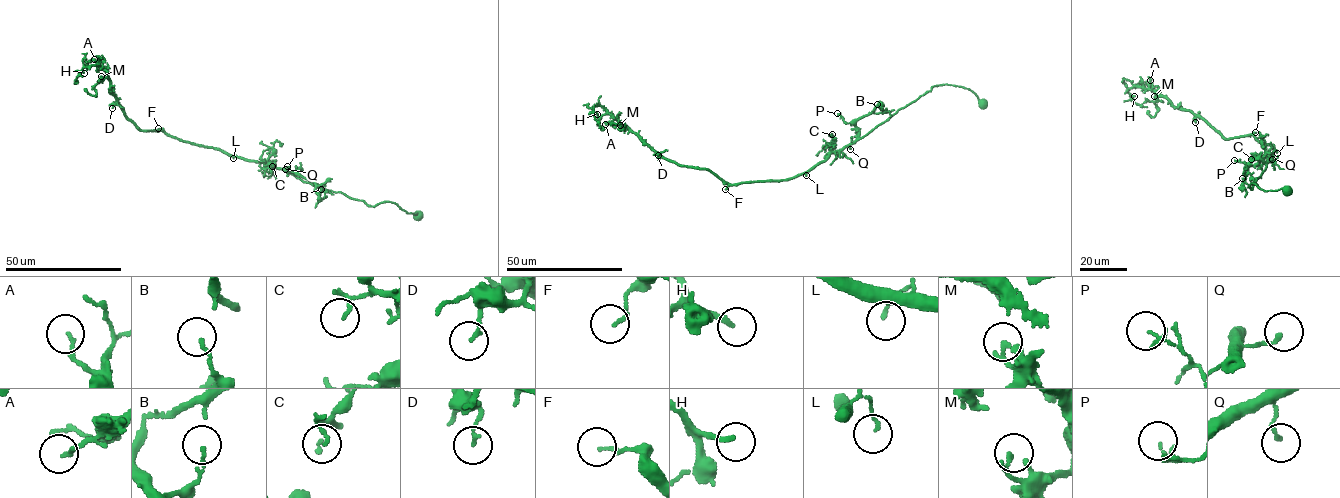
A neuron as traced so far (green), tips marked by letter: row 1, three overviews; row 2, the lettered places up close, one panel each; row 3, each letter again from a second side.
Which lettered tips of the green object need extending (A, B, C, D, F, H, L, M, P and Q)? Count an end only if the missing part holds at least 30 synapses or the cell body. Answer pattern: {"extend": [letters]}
{"extend": ["H"]}

